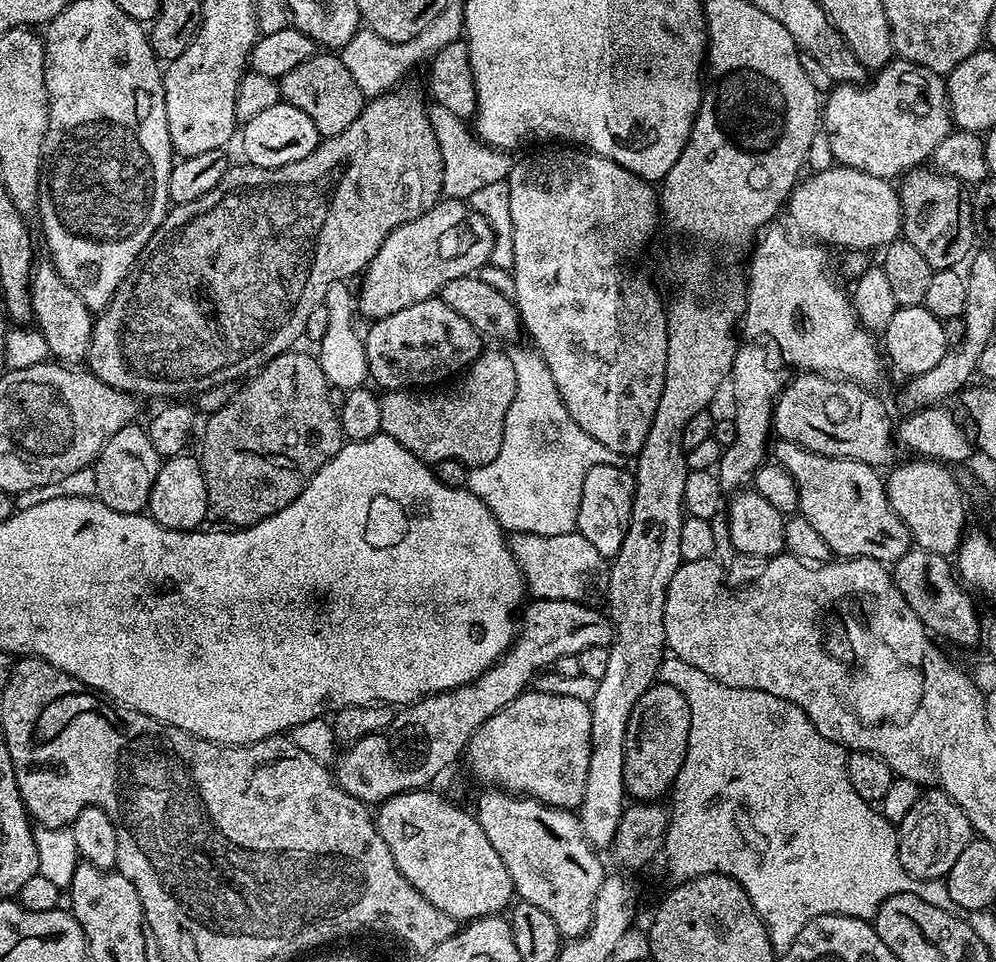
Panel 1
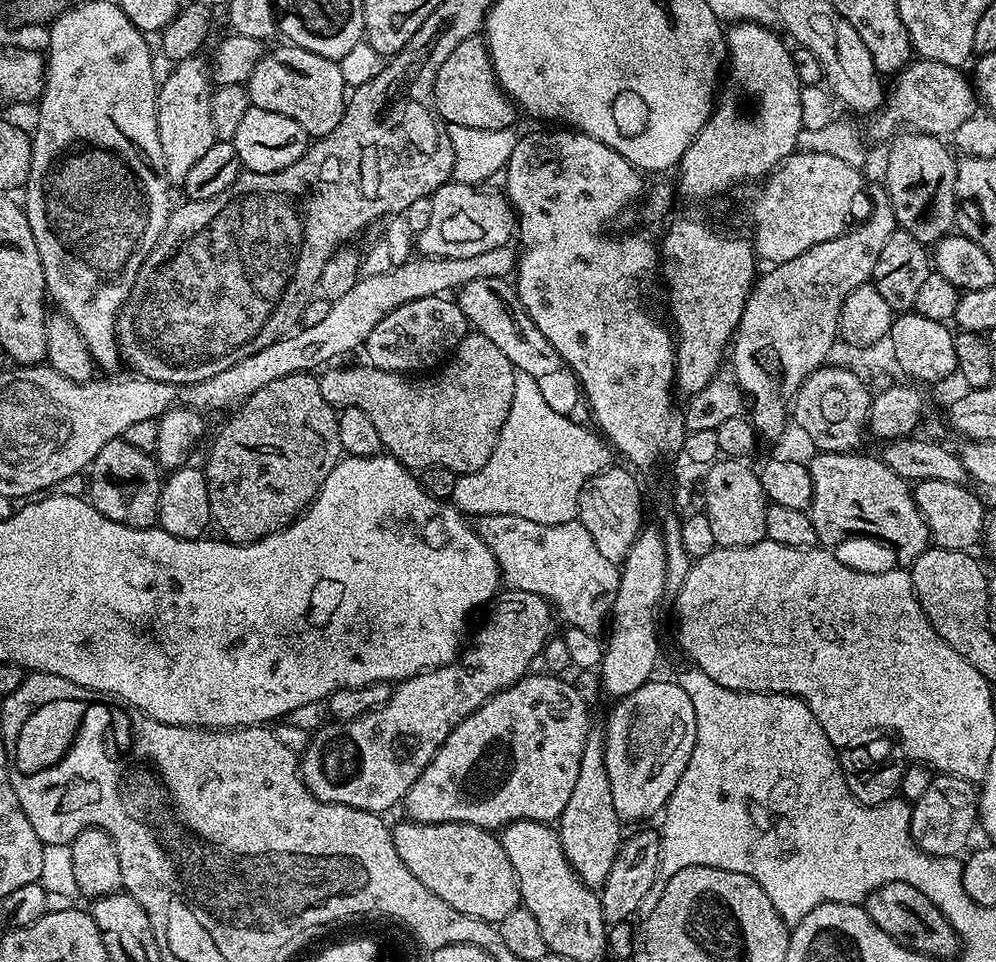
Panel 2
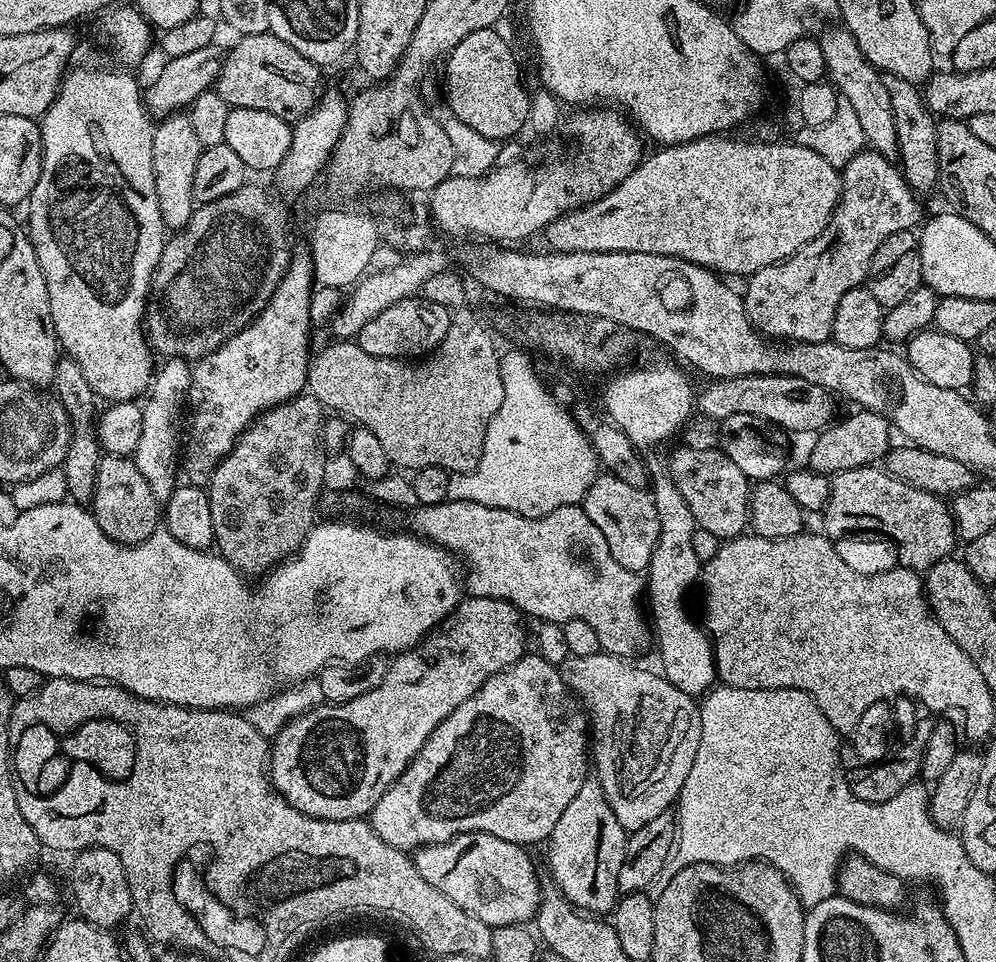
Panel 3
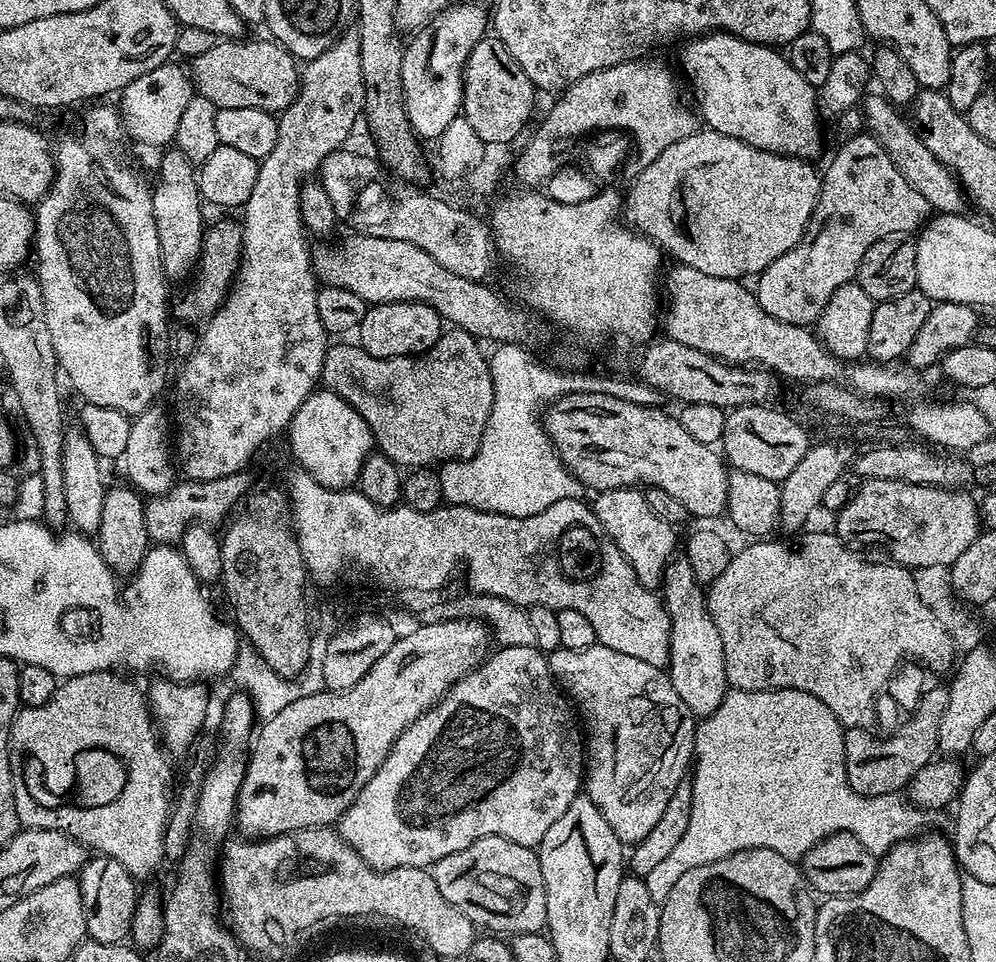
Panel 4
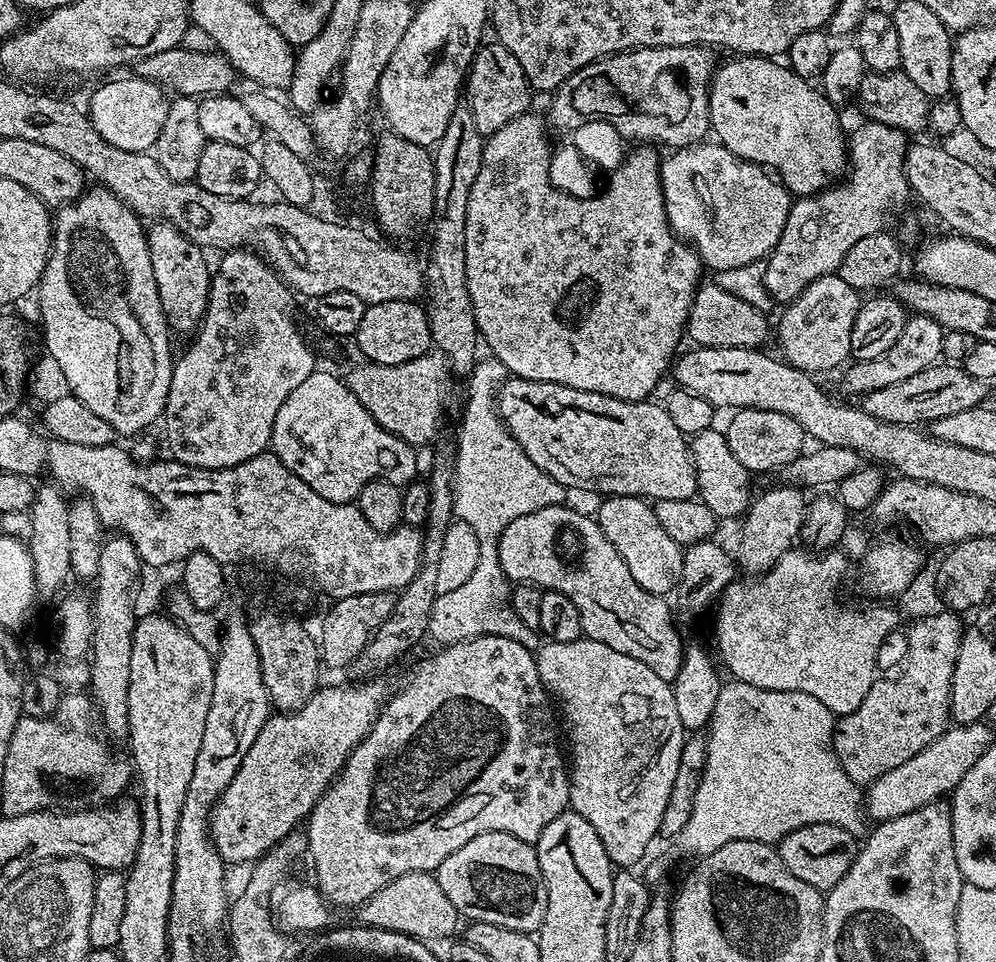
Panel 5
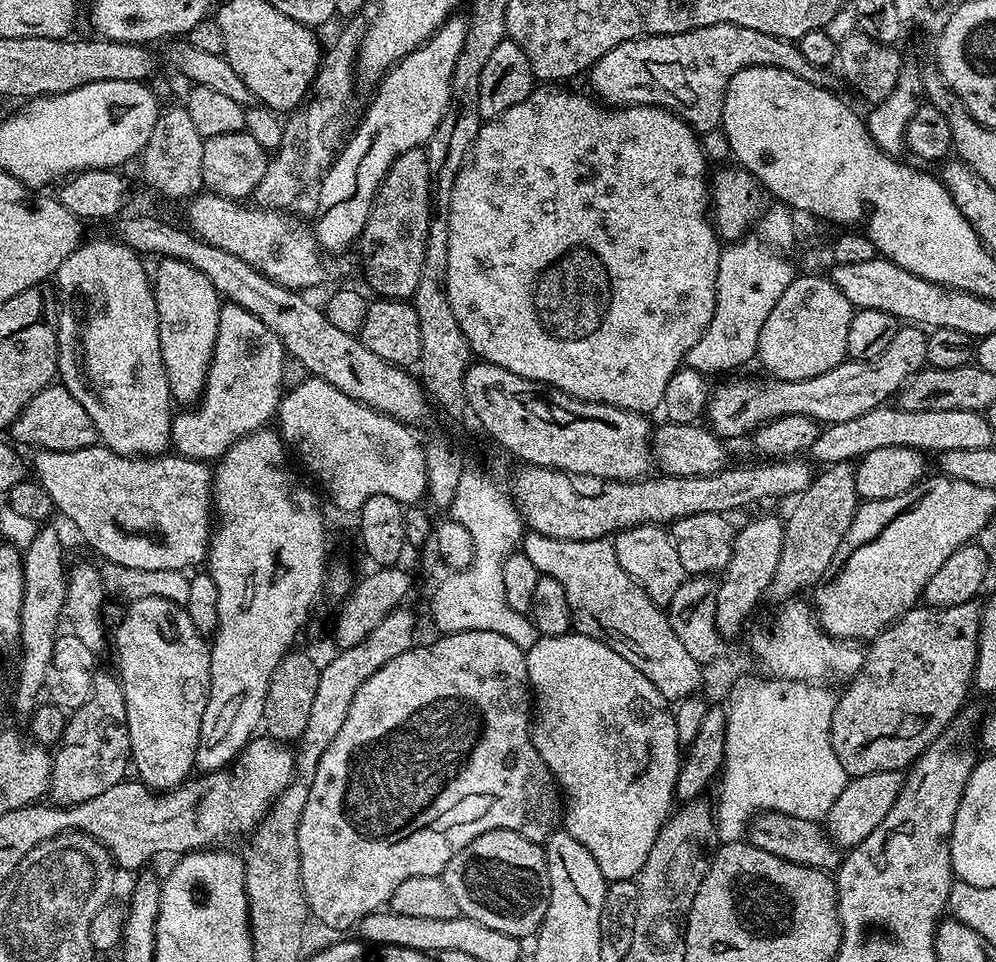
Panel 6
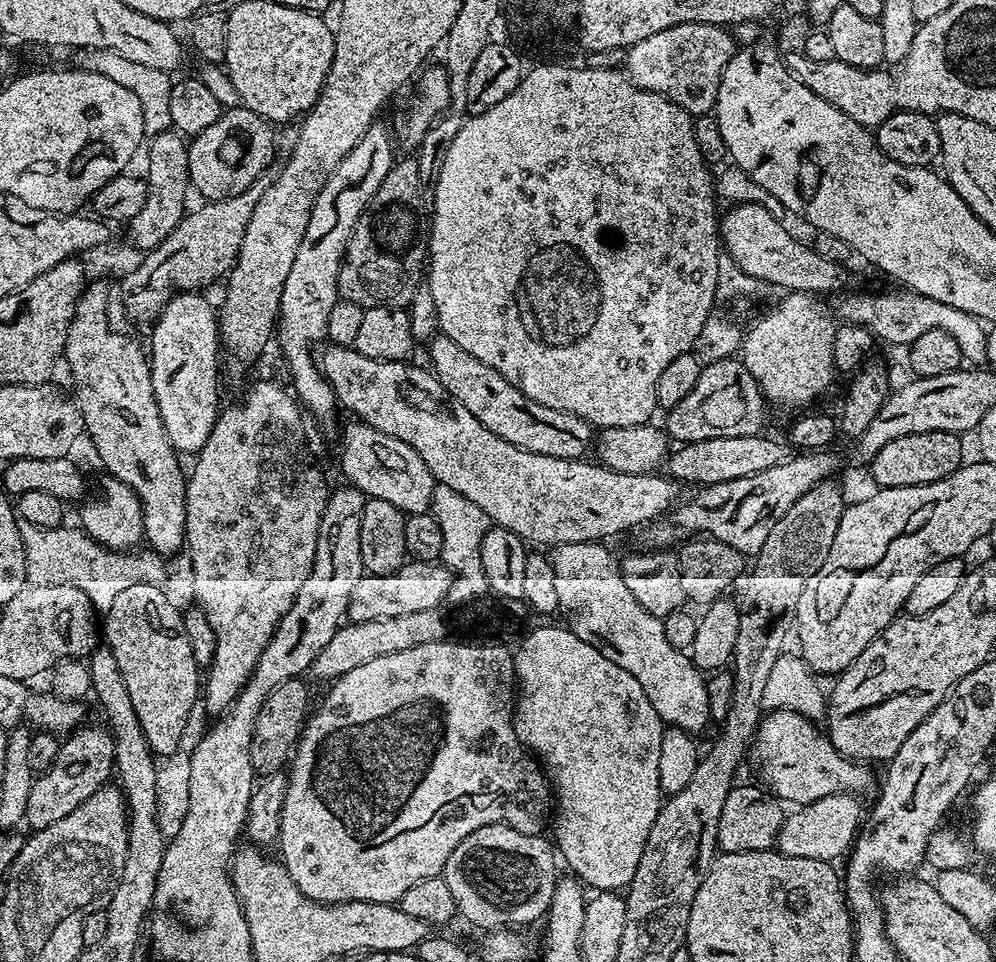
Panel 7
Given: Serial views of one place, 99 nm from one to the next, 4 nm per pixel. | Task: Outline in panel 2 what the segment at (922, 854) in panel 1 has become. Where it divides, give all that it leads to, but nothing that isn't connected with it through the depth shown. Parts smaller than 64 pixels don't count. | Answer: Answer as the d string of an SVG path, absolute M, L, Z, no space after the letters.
M943 774L933 775L930 786L912 804L912 821L910 830L912 838L919 848L932 853L934 856L955 856L961 855L960 851L968 844L972 831L978 828L978 788L975 783L963 780L957 776L946 776Z

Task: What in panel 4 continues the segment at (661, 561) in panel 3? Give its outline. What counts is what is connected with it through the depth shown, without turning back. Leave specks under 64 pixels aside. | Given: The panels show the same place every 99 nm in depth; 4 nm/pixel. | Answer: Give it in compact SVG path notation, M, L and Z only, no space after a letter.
M674 558L666 566L662 599L672 623L667 676L693 716L712 716L714 710L722 706L722 698L730 690L726 678L726 654L722 650L722 634L718 634L718 626L714 626L714 618L708 613L705 589L696 580L687 558Z

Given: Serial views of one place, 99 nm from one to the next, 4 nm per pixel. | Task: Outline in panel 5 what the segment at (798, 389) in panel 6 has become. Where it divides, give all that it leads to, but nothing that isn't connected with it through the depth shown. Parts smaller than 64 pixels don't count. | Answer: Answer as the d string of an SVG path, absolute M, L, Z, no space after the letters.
M913 315L909 319L906 330L902 332L902 338L890 350L886 350L884 356L873 360L862 360L853 363L853 368L844 376L844 388L853 392L856 398L863 398L868 392L881 390L884 386L891 386L898 382L906 382L927 367L934 367L941 363L944 354L944 335L946 330L936 320L929 316Z

